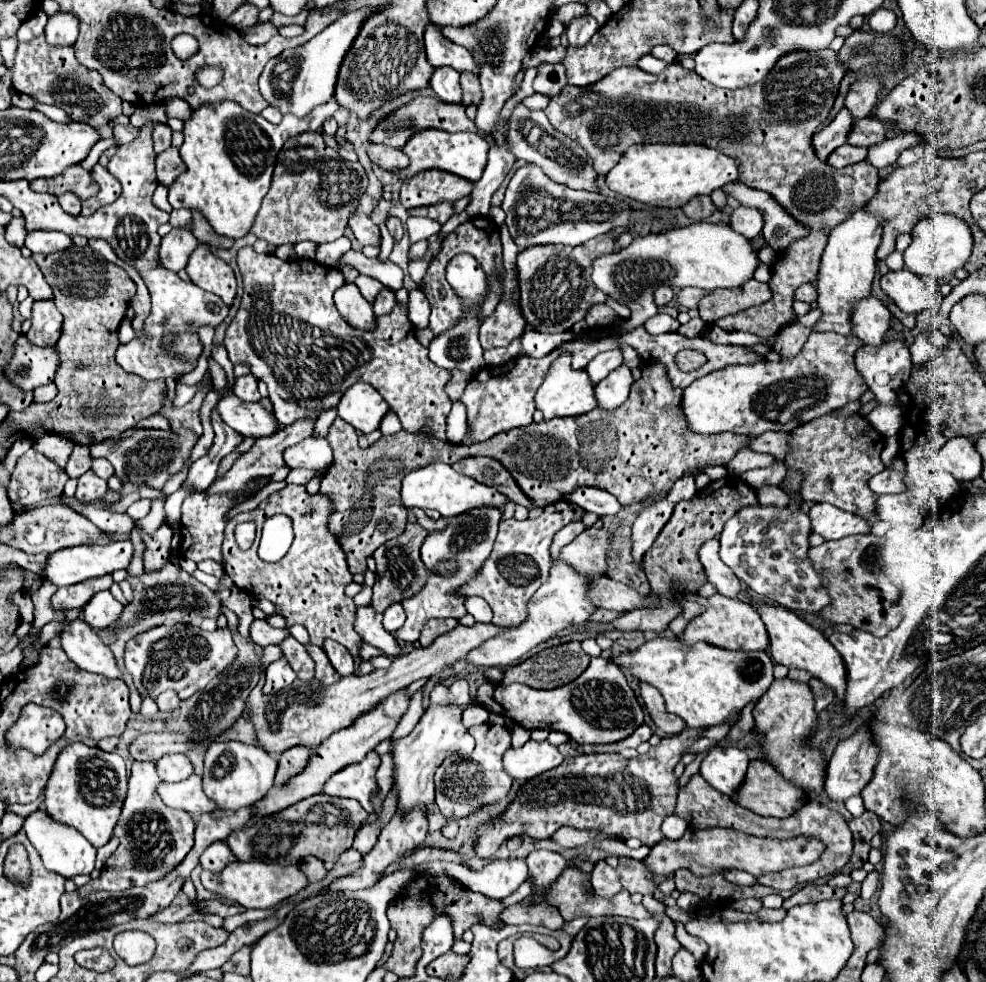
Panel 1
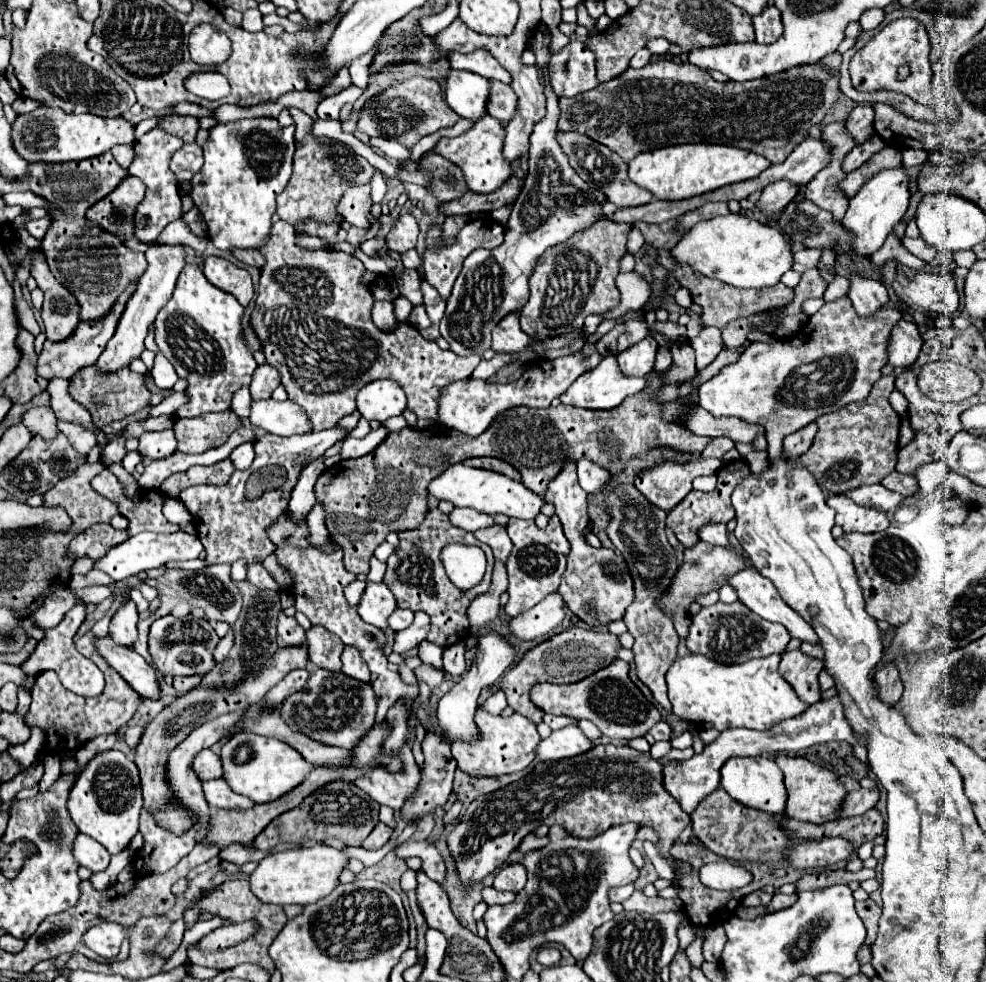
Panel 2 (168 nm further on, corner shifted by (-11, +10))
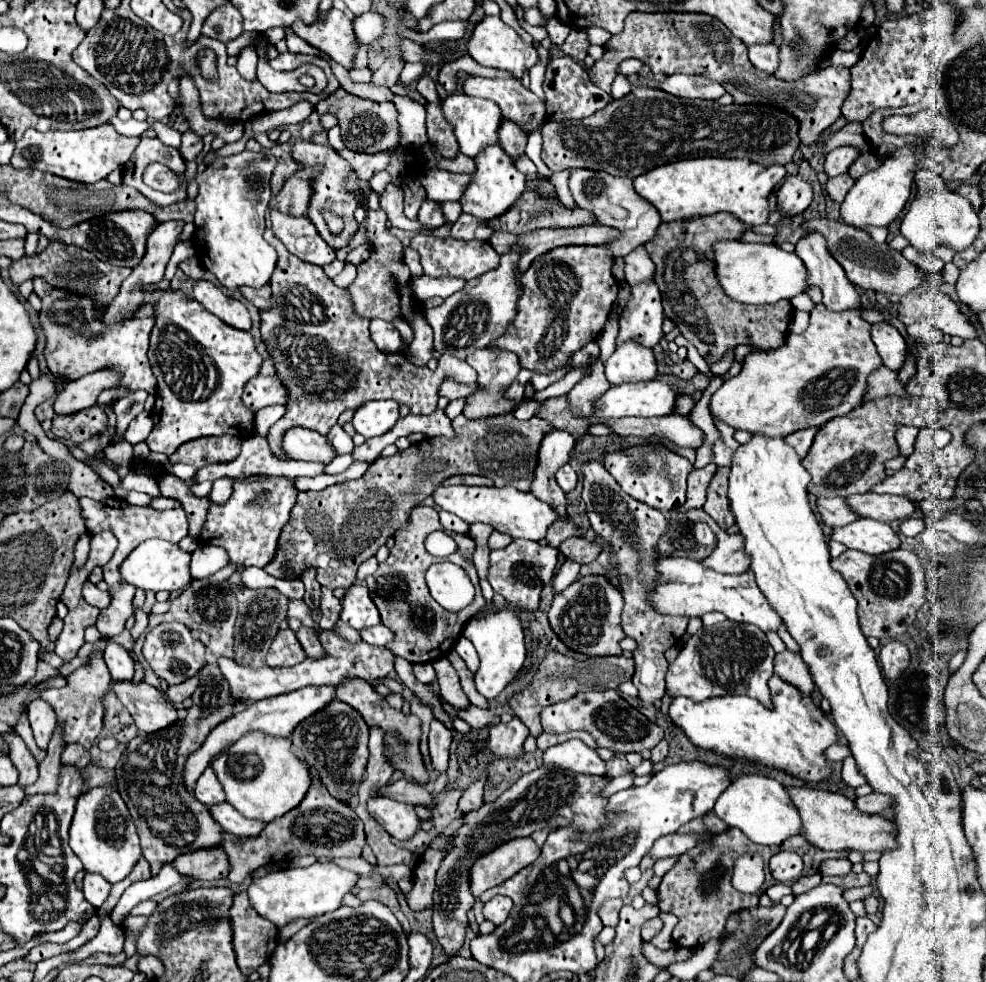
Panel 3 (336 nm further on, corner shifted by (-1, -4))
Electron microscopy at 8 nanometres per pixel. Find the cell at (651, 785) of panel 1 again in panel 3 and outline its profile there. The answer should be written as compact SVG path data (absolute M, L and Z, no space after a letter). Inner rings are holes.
M547 768L545 776L549 780L545 780L545 784L549 786L543 786L541 776L543 774L539 772L529 774L529 778L527 774L521 776L513 786L513 798L509 798L509 788L499 798L483 802L481 808L463 814L463 826L459 826L451 836L439 834L431 840L431 848L445 848L445 860L437 870L437 886L433 894L433 928L439 944L447 954L455 954L465 938L465 928L469 924L467 912L475 904L475 896L469 892L469 864L473 864L477 856L485 856L485 852L497 848L497 844L505 844L505 840L531 836L535 830L557 830L563 826L573 826L577 832L595 832L609 824L609 818L605 818L609 798L599 794L609 784L607 776L585 776L563 772L559 768ZM551 778L555 786L551 786ZM529 780L533 780L533 784L527 784Z

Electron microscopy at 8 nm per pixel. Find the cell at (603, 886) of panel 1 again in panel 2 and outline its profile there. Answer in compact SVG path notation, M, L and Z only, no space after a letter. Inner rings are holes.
M627 884L627 886L623 886L623 888L613 888L611 892L609 892L609 900L611 902L623 902L623 900L627 900L631 894L633 894L633 884Z

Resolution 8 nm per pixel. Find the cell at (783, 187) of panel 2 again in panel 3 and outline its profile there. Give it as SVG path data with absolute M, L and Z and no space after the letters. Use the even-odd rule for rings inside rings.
M787 176L785 184L775 192L775 202L777 202L777 210L783 212L787 216L797 216L801 214L813 198L813 190L811 184L805 182L801 176Z

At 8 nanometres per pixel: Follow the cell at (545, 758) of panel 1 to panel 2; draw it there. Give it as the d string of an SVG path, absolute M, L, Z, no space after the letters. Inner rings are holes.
M565 726L561 730L555 730L549 738L541 740L537 758L541 760L561 760L571 758L577 754L585 754L595 744L583 734L579 726Z

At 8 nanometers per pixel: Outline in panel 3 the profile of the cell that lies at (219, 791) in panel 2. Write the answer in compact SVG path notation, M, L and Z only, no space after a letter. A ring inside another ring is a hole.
M221 802L215 806L209 806L209 812L213 816L213 820L229 834L235 836L257 836L263 830L263 822L259 820L249 820L245 816L241 816L231 804Z

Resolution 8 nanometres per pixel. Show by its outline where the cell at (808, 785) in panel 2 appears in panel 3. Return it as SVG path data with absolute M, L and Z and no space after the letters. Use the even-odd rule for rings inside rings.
M787 786L789 798L793 800L799 816L801 816L801 836L809 840L809 844L821 850L857 850L857 852L885 852L895 848L895 826L877 816L877 814L863 814L859 812L849 798L837 792L809 788L809 786Z

